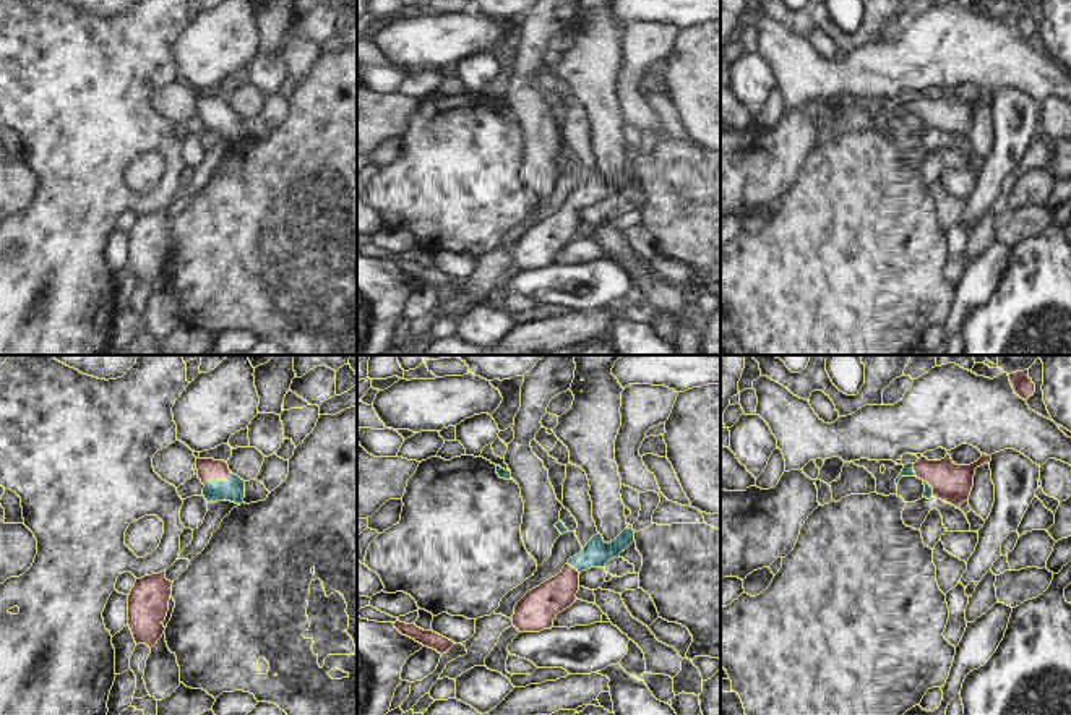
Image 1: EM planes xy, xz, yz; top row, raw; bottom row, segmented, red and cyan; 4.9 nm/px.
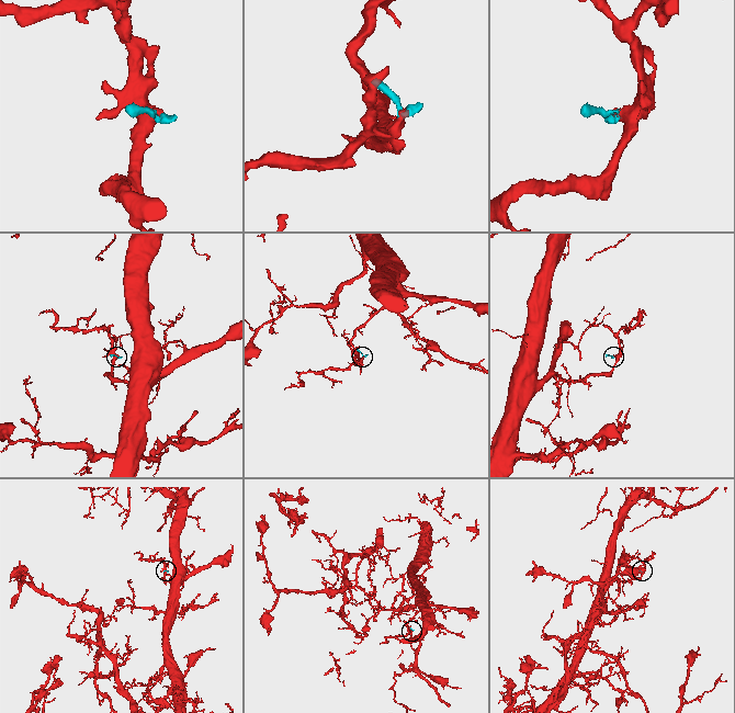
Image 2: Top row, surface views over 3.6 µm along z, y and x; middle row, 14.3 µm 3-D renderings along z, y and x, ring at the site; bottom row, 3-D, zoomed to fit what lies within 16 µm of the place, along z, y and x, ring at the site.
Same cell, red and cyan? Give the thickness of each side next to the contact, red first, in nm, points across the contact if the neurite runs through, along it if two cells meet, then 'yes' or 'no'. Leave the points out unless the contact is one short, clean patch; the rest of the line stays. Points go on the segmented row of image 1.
110 nm thick on the red side, 120 nm on the other; runs through xy (208, 469), (218, 479), (232, 490); yes

